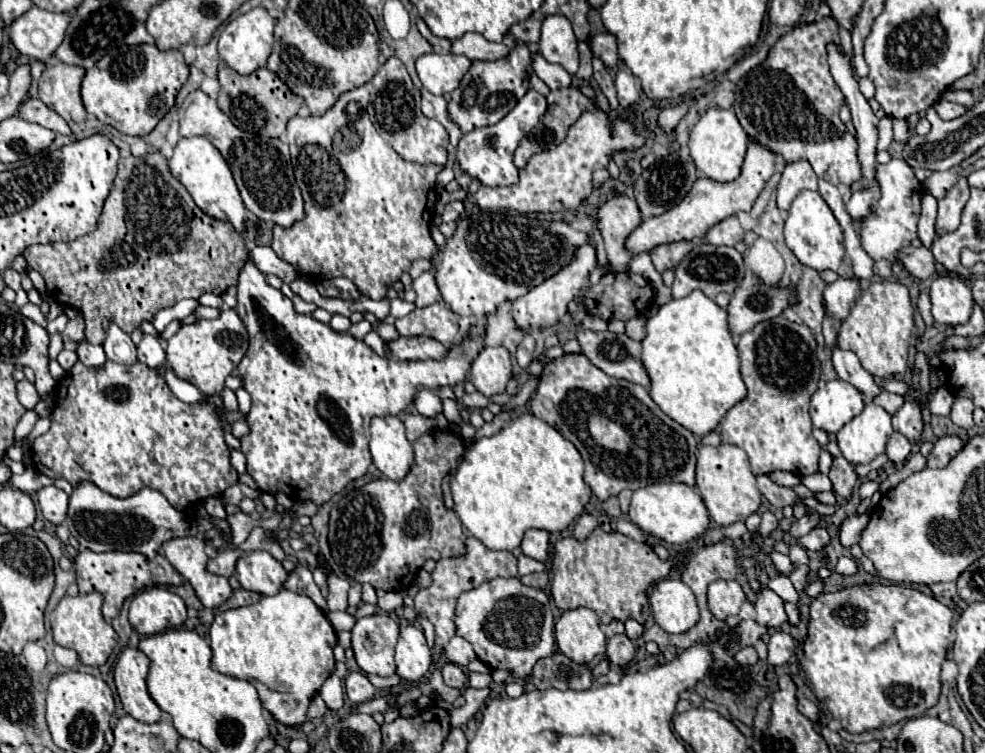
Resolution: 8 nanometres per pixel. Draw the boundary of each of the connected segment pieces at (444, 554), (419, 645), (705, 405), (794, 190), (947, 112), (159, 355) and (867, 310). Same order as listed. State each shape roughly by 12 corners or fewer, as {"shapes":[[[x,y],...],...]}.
{"shapes":[[[414,440],[404,480],[376,478],[330,514],[342,572],[408,590],[426,560],[466,556],[442,480],[466,444]],[[414,624],[400,630],[398,676],[420,682],[432,654],[424,632]],[[694,290],[648,318],[650,398],[696,436],[746,396],[726,312]],[[806,160],[784,168],[778,210],[788,212],[802,190],[818,190],[818,176]],[[942,100],[934,104],[942,120],[954,120],[966,112],[964,106]],[[156,336],[138,344],[138,360],[148,368],[164,364],[166,352]],[[876,280],[836,344],[880,378],[908,368],[914,306],[898,280]]]}

